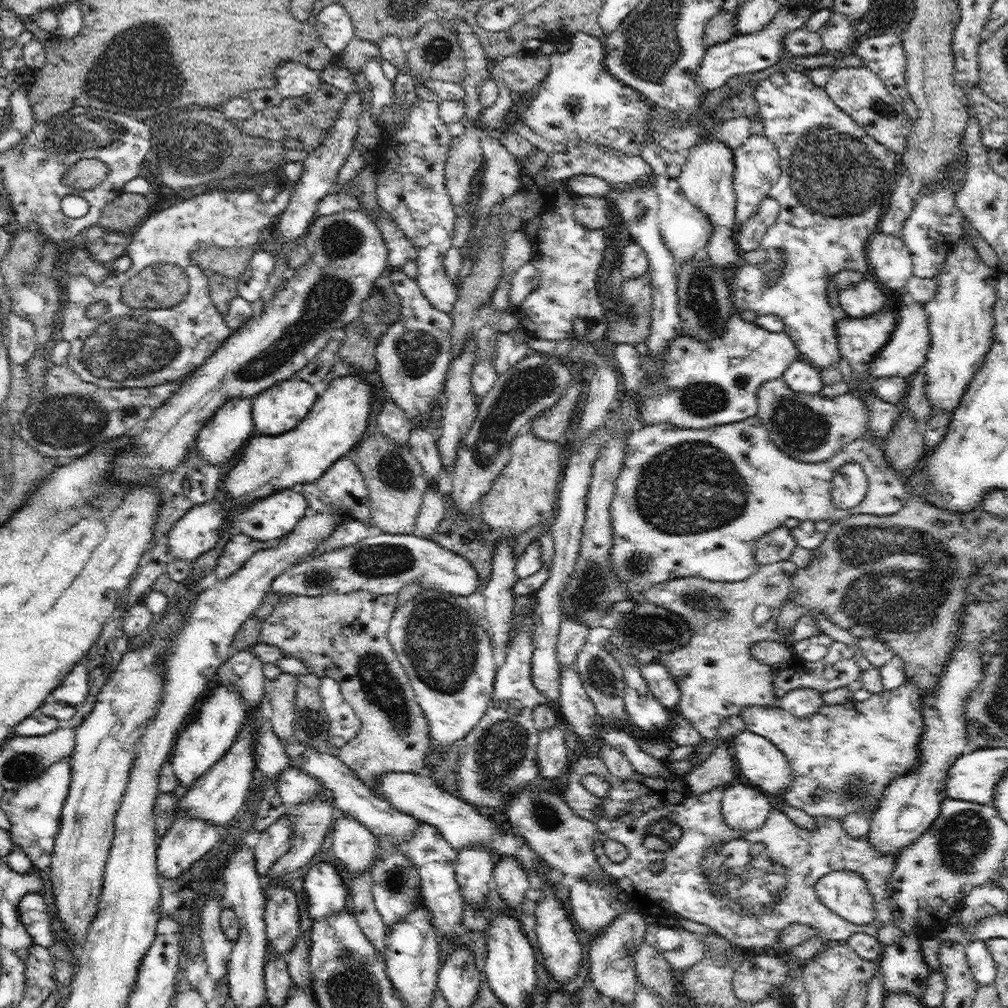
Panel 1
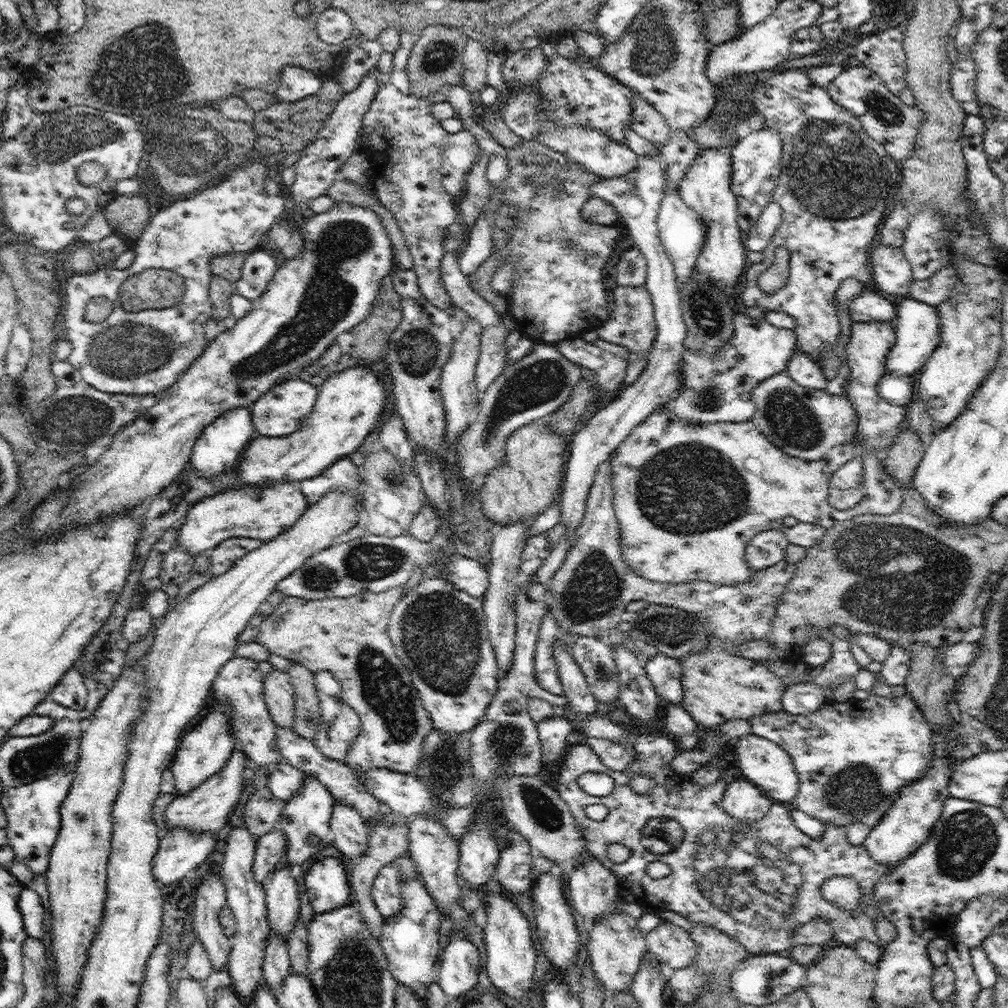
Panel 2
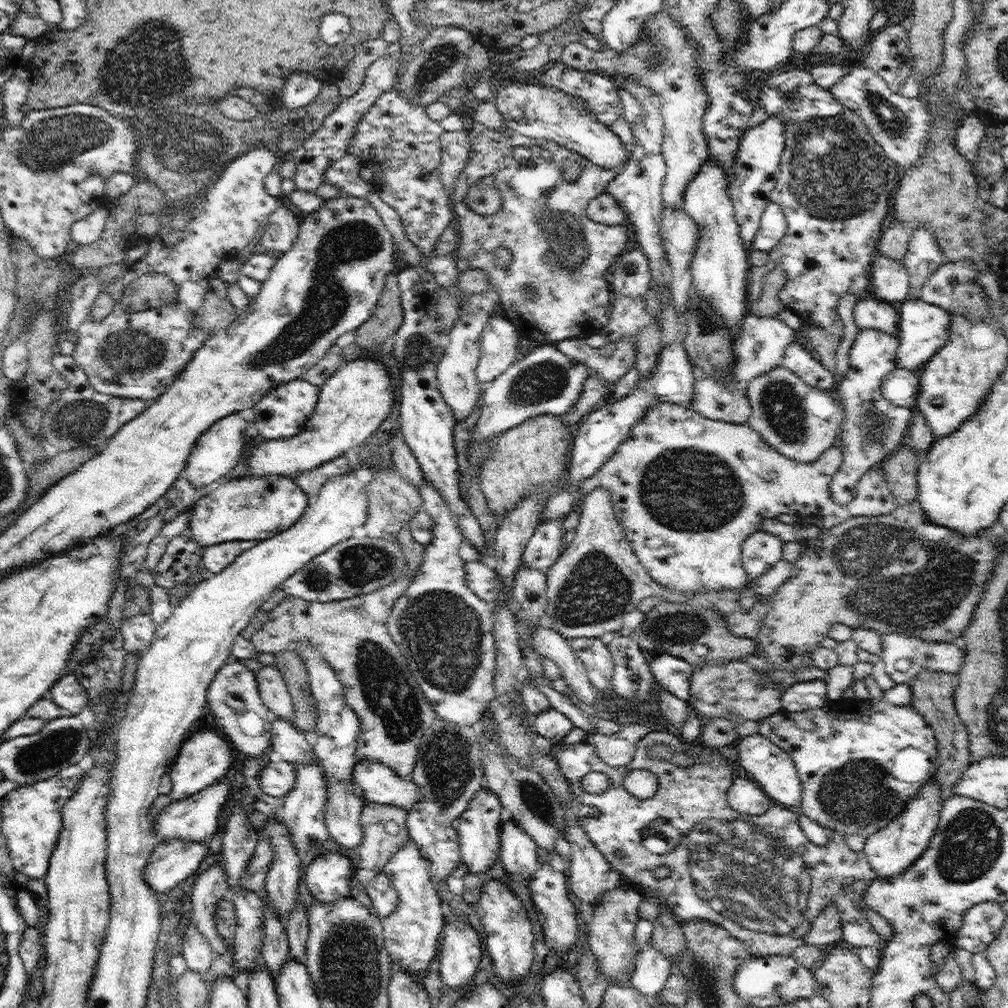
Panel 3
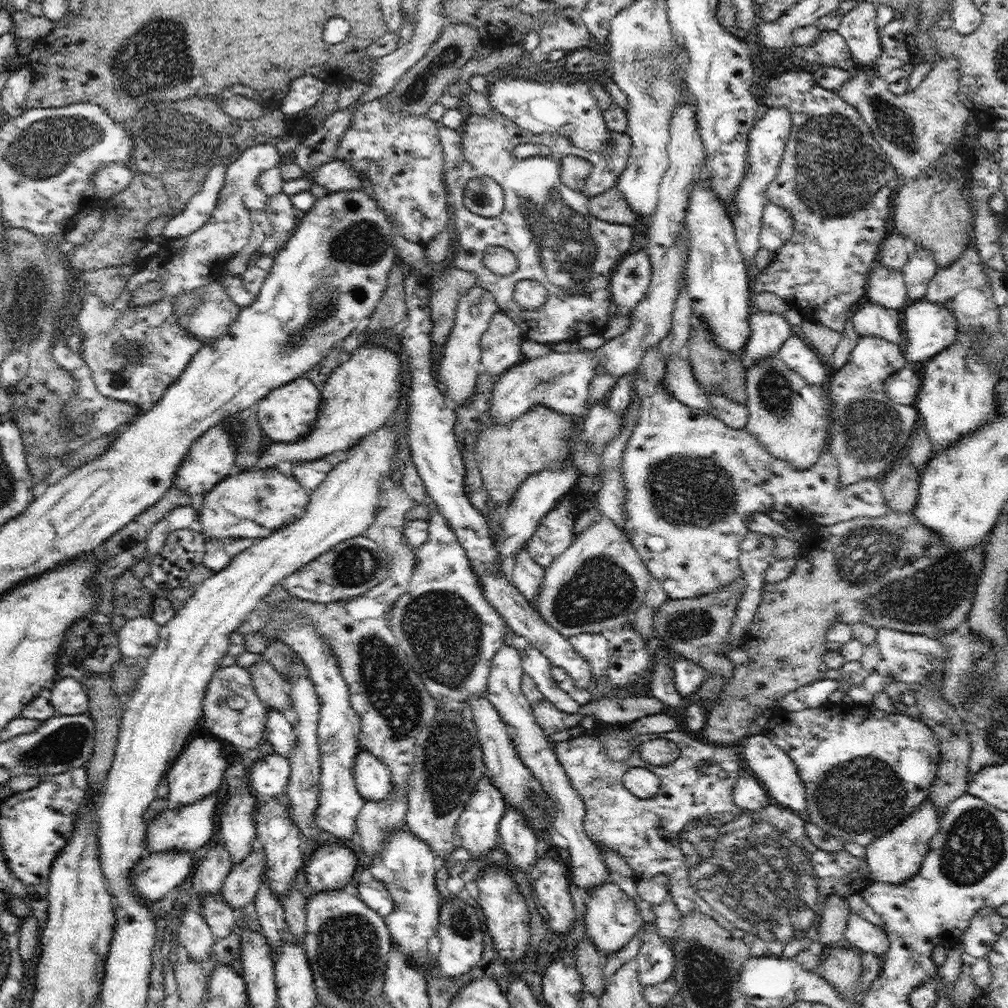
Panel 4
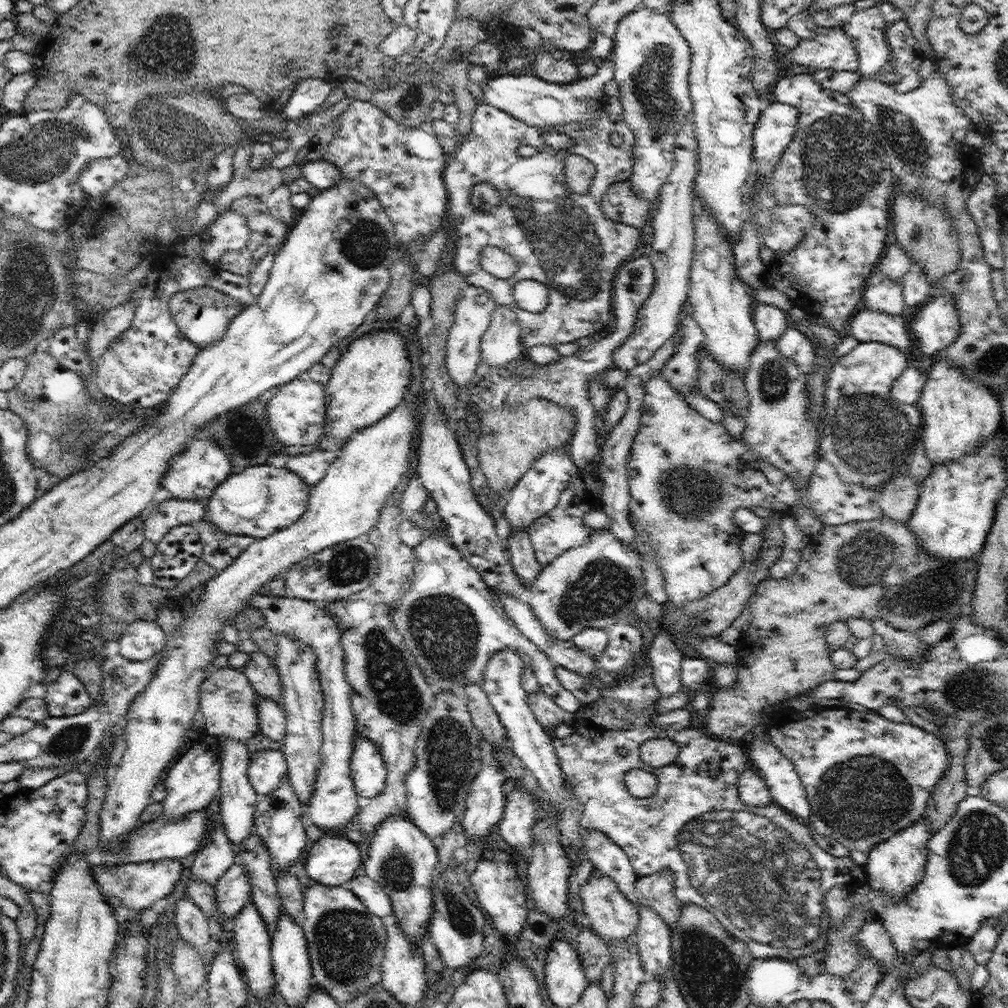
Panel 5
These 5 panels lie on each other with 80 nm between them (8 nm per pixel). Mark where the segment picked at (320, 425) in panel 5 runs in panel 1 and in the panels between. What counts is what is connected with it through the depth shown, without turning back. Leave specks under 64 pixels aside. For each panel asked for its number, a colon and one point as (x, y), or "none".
1: (280, 408)
2: (281, 410)
3: (282, 413)
4: (287, 414)

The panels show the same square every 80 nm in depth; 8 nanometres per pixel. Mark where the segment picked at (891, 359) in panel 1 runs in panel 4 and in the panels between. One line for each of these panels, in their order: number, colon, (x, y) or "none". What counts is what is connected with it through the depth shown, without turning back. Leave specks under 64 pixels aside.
2: (916, 326)
3: (923, 328)
4: (929, 328)

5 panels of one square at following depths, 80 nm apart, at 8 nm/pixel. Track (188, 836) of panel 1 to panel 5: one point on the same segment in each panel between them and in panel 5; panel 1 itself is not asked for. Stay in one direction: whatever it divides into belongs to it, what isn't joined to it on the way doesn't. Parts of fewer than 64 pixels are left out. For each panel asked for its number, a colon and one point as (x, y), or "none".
2: (180, 849)
3: (173, 860)
4: (155, 874)
5: (136, 886)

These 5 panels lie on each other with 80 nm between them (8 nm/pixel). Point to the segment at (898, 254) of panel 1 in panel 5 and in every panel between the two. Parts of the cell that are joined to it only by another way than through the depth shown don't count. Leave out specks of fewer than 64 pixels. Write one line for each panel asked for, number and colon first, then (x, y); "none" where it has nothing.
2: (892, 274)
3: (890, 282)
4: (886, 287)
5: (882, 293)

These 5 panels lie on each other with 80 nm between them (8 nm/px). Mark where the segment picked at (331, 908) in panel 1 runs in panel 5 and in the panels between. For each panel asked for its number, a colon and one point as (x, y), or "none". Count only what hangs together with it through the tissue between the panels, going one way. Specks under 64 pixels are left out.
2: (327, 883)
3: (328, 877)
4: (331, 866)
5: (332, 860)

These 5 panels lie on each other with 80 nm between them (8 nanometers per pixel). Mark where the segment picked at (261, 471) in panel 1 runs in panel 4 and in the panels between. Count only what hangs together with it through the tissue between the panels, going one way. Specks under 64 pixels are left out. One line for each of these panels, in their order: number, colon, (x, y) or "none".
2: (349, 404)
3: (353, 402)
4: (361, 395)

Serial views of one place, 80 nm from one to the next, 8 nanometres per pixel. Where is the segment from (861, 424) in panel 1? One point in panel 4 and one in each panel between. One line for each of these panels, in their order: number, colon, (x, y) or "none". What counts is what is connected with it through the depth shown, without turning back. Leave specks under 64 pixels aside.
2: (804, 423)
3: (800, 421)
4: (790, 417)

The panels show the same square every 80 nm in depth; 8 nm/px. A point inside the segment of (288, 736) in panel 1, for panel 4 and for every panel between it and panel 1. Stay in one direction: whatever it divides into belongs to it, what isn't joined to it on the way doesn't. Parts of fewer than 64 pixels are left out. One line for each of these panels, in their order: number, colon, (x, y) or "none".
2: (278, 694)
3: (272, 688)
4: (271, 688)

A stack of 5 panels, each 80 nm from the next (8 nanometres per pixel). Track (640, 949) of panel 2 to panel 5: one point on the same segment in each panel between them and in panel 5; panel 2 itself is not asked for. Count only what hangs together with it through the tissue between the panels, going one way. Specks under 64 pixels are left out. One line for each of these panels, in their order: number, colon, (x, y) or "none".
3: (610, 936)
4: (612, 917)
5: (610, 913)

